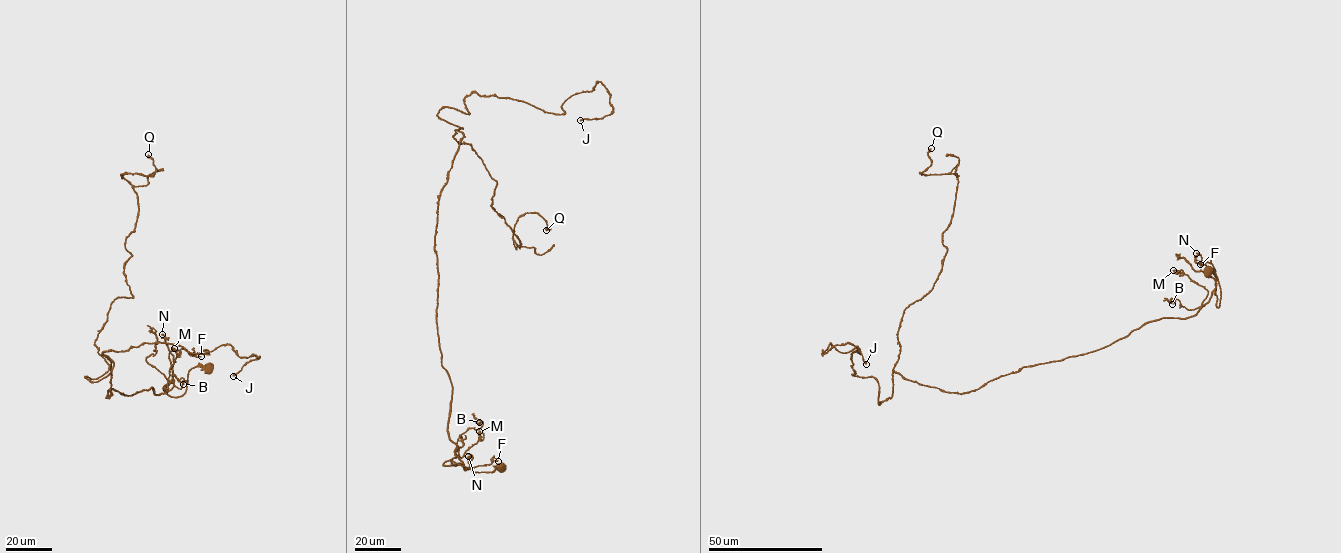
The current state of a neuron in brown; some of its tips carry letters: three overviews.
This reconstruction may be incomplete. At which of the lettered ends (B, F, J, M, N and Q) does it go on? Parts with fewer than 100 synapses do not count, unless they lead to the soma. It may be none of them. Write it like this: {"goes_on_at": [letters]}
{"goes_on_at": []}

